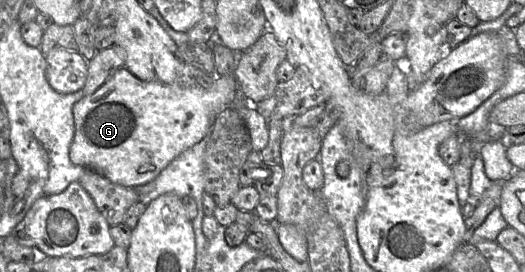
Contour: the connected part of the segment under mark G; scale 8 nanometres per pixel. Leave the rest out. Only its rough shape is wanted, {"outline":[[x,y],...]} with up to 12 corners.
{"outline":[[120,67],[74,104],[73,164],[147,184],[209,134],[208,88]]}

